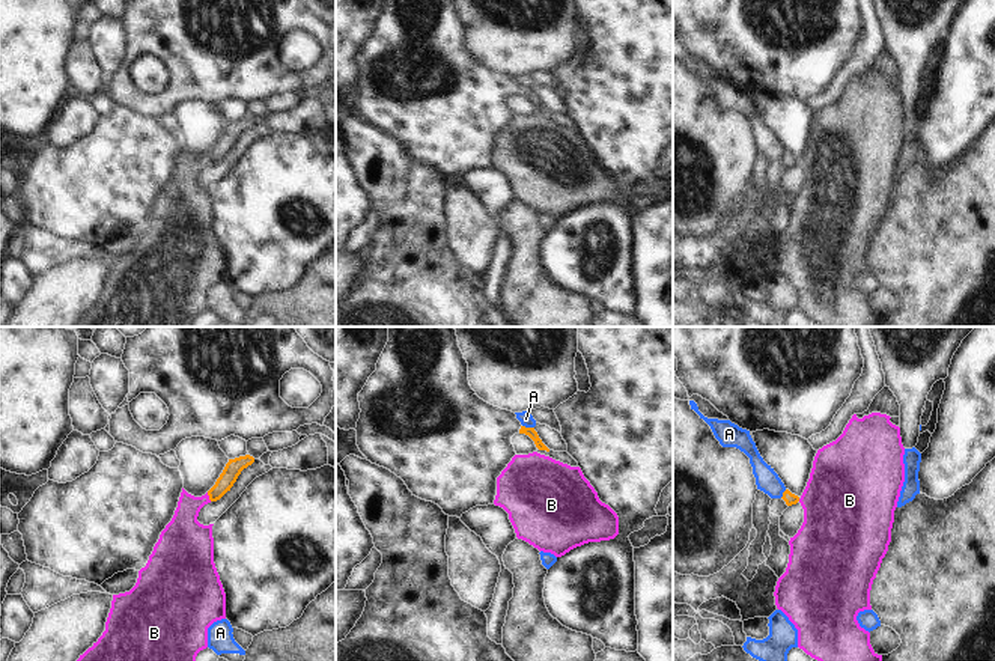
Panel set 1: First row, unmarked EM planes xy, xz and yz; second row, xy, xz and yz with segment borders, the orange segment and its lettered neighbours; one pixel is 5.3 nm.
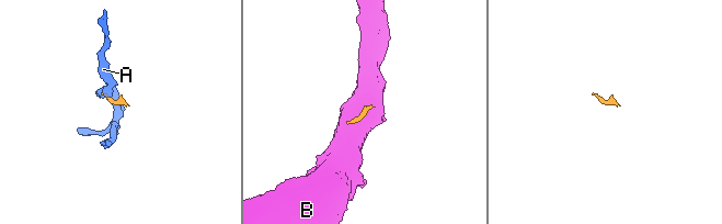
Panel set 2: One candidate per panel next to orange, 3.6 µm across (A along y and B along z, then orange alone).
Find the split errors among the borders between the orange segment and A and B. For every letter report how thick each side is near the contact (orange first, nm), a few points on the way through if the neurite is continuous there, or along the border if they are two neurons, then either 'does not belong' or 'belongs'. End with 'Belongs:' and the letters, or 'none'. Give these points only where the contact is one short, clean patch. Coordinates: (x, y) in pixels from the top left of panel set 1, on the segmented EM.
A: 50 nm thick on the orange side, 70 nm on the other; border along xz (523, 425), (533, 428); does not belong
B: 90 nm thick on the orange side, 220 nm on the other; border along xy (206, 493), (211, 500); does not belong
Belongs: none

